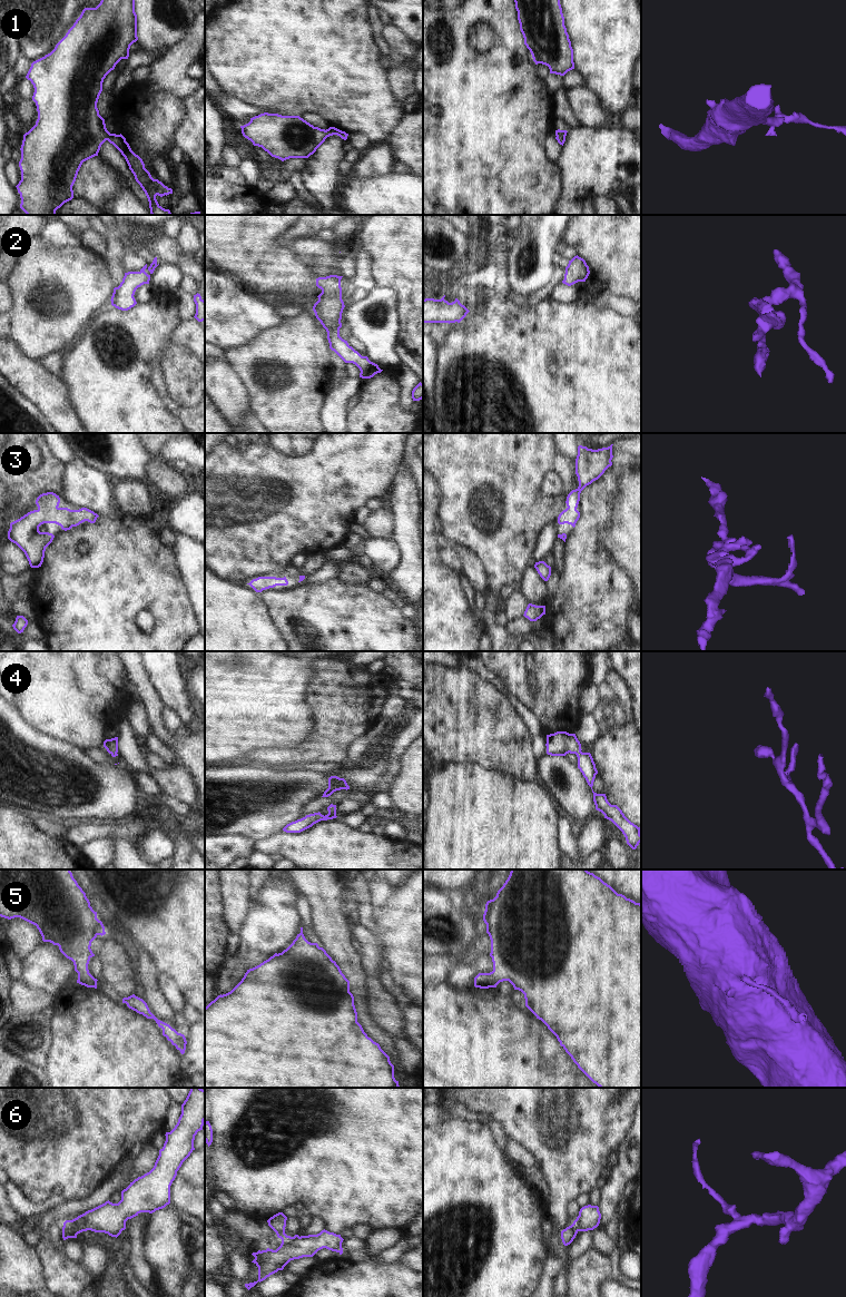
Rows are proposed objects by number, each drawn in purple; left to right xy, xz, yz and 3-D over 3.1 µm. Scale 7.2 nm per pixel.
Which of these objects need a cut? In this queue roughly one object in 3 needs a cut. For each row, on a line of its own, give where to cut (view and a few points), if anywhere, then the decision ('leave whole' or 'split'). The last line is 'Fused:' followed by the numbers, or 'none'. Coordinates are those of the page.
1: cut none; leave whole
2: cut none; leave whole
3: cut none; leave whole
4: cut none; leave whole
5: cut none; leave whole
6: cut xy (64, 1224), (71, 1227), (77, 1234); split
Fused: 6

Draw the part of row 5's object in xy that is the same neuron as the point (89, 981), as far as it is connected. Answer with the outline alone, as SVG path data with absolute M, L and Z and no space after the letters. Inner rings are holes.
M0 869L0 916L20 917L36 925L43 942L58 945L60 952L73 962L77 983L97 989L98 980L89 973L88 964L95 956L91 942L106 934L105 926L70 869Z

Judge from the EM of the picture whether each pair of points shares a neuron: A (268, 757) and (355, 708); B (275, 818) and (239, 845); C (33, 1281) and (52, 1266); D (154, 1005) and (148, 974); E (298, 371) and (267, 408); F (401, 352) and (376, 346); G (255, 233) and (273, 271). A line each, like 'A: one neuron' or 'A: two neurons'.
A: one neuron
B: two neurons
C: two neurons
D: one neuron
E: one neuron
F: two neurons
G: one neuron

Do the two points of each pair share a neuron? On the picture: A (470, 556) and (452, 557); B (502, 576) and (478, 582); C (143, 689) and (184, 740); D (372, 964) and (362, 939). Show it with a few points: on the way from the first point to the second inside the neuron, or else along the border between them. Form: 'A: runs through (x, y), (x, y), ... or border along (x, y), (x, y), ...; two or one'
A: border along (451, 543), (461, 559), (462, 571); two
B: border along (476, 556), (485, 573), (488, 593); two
C: runs through (153, 705), (156, 726), (168, 738); one
D: runs through (372, 957), (367, 945); one

